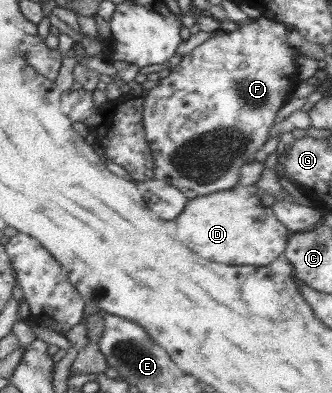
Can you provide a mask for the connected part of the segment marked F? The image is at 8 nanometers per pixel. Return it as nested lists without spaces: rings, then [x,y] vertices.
[[[262,16],[253,20],[252,23],[226,26],[219,35],[211,37],[196,48],[193,48],[191,53],[184,55],[181,62],[171,69],[169,76],[160,78],[160,85],[151,88],[147,96],[143,98],[142,109],[144,136],[148,141],[155,162],[154,180],[160,180],[176,187],[177,190],[180,190],[186,196],[187,200],[238,186],[238,181],[241,179],[239,175],[240,167],[244,166],[247,160],[255,158],[256,152],[267,142],[268,131],[275,123],[276,113],[285,102],[288,102],[294,87],[302,81],[298,76],[296,66],[296,59],[300,56],[299,49],[289,45],[286,40],[286,26],[274,19]]]

